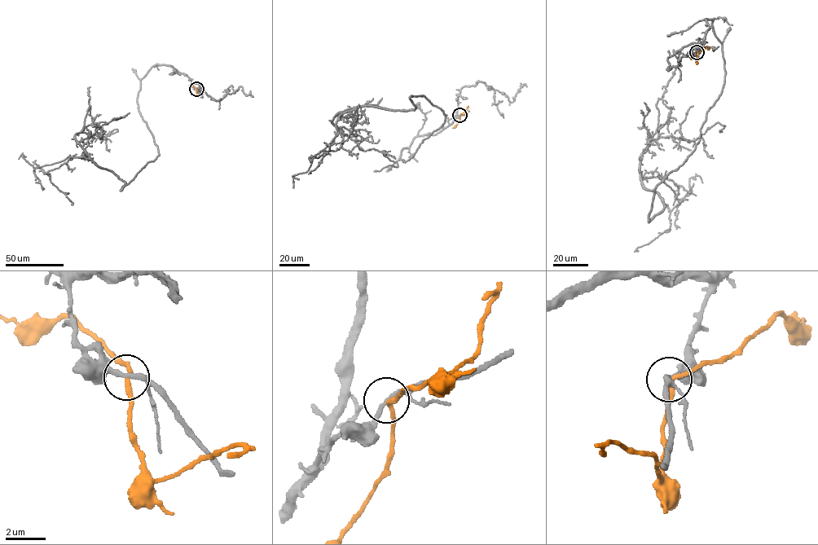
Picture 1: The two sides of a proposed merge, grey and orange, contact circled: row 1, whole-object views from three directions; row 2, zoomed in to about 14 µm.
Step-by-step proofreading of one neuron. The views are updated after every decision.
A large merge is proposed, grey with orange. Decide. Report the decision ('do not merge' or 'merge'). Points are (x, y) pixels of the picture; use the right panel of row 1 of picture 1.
do not merge

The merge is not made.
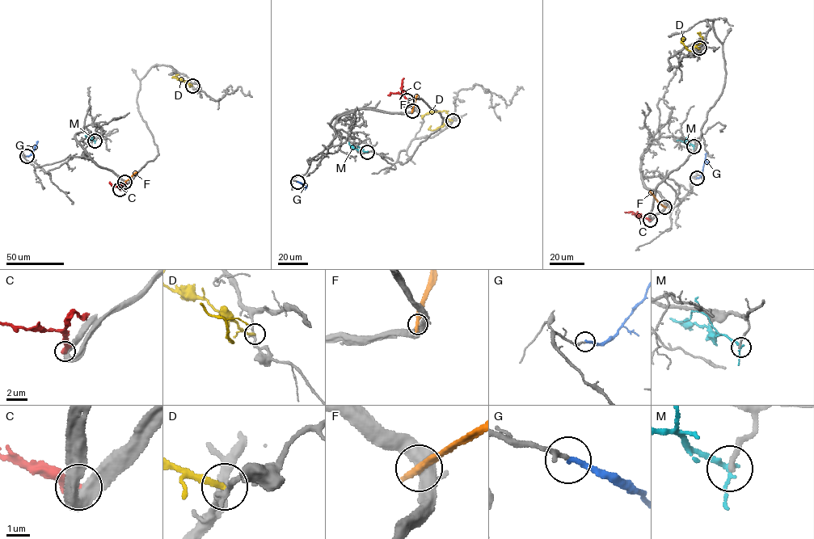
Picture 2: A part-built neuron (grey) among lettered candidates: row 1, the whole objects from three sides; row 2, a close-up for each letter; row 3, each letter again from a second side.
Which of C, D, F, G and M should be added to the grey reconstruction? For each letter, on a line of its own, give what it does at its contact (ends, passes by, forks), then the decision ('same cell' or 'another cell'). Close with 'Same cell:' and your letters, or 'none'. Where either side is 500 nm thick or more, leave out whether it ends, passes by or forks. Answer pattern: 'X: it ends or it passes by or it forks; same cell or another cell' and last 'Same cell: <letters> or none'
C: another cell
D: it ends; another cell
F: it ends; another cell
G: it ends; same cell
M: it passes by; another cell
Same cell: G

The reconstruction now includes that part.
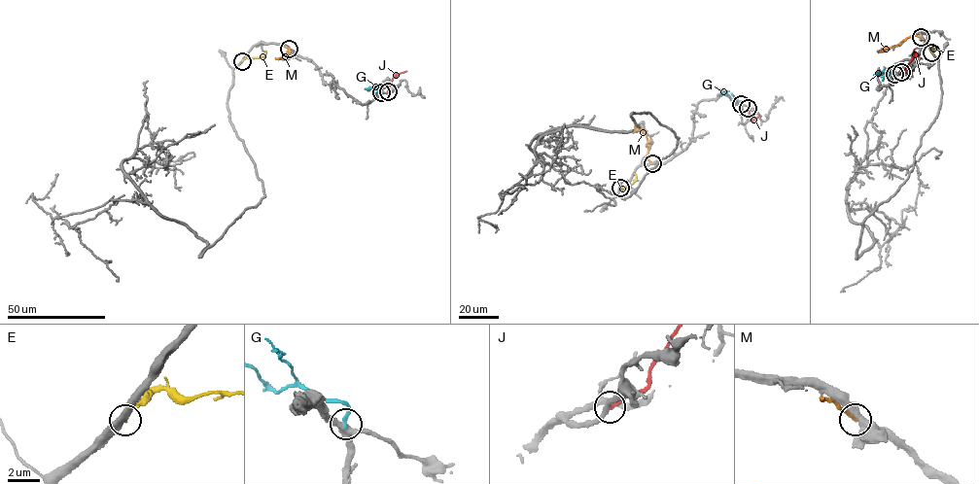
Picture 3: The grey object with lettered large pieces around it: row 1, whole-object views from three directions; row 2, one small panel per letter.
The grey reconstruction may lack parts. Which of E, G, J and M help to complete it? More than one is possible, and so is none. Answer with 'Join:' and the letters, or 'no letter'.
Join: no letter

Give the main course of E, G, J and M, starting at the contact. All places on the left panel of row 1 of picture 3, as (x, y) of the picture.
E: (242, 61), (247, 57), (264, 55), (265, 51)
G: (381, 92), (376, 86), (366, 89)
J: (388, 91), (394, 77), (406, 71)
M: (289, 49), (285, 46), (290, 49), (288, 56), (278, 59)

